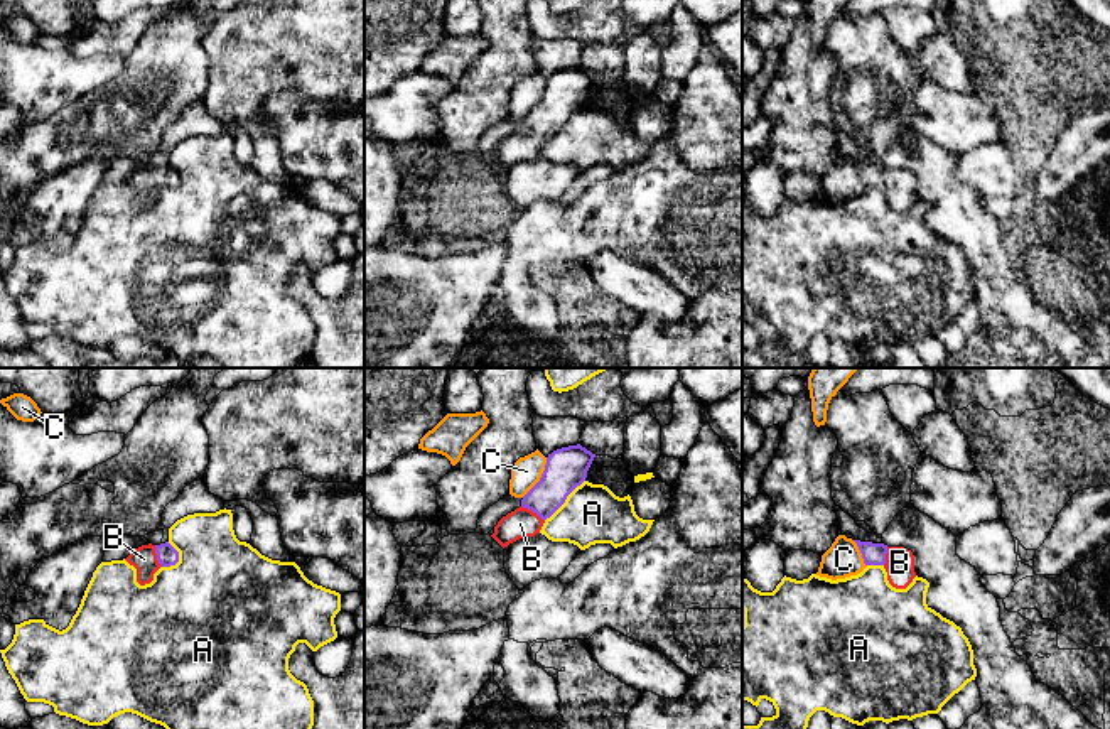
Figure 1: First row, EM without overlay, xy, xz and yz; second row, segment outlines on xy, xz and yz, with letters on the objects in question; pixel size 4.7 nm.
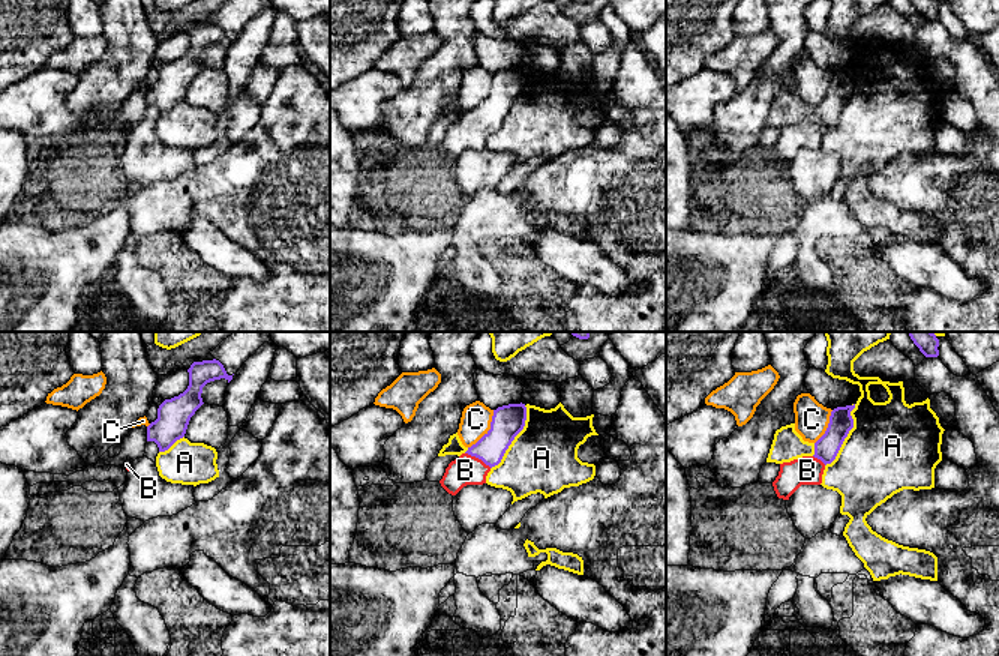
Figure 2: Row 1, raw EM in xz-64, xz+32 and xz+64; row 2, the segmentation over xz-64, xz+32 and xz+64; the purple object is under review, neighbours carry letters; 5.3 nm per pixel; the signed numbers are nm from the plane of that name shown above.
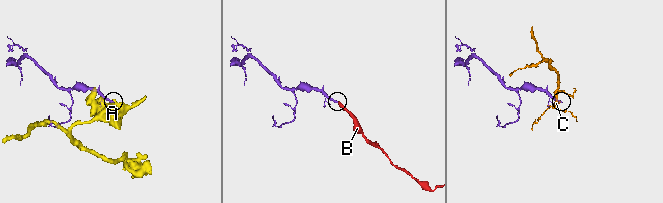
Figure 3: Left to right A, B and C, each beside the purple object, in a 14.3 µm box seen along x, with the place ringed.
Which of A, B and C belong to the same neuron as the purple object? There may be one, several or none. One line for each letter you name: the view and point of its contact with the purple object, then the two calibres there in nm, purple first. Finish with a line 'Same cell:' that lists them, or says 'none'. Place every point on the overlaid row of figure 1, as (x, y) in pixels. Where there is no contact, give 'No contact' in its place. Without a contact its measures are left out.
B: Touches purple at xz (533, 512). Thickness 190 nm (purple) against 140 nm
Same cell: B

